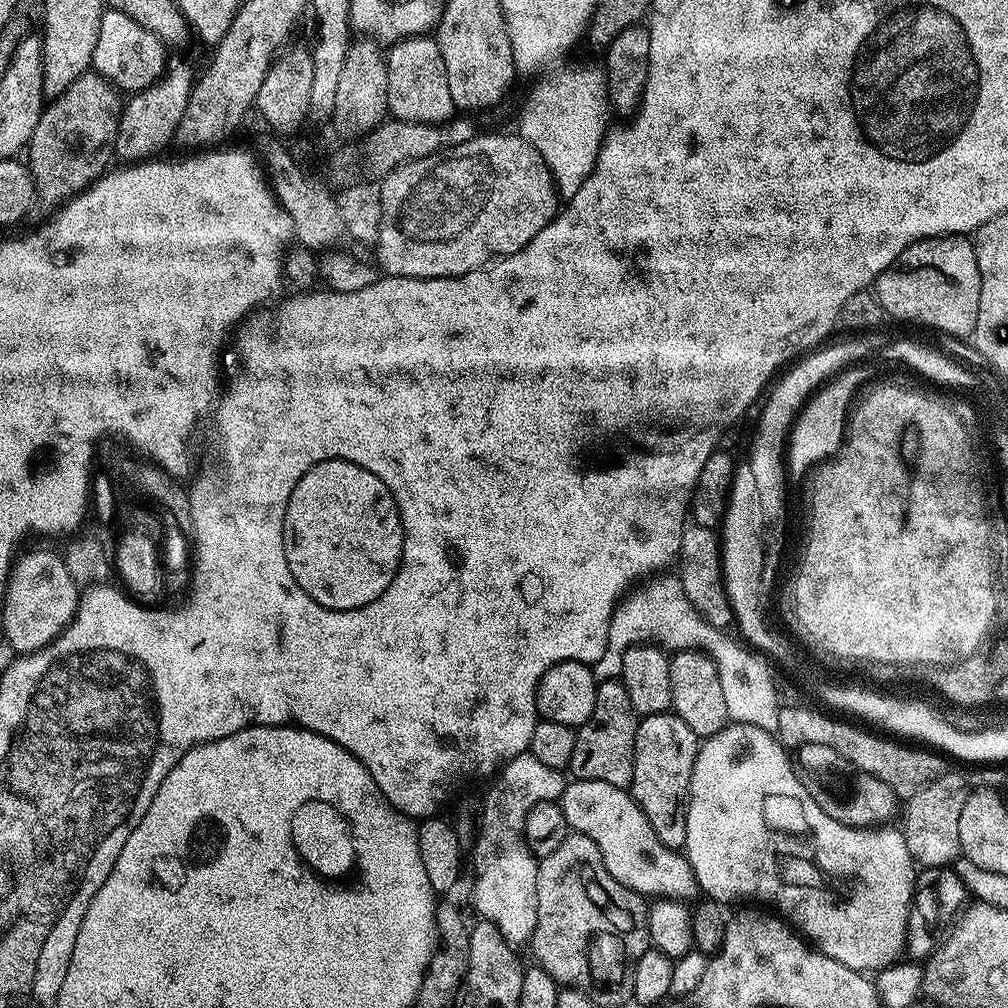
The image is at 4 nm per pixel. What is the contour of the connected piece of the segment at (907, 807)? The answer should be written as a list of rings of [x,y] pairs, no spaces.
[[[952,770],[945,771],[934,782],[917,790],[903,805],[904,832],[902,828],[902,844],[920,863],[920,866],[943,869],[951,865],[961,855],[960,823],[962,822],[962,806],[966,806],[966,798],[970,791],[968,780]]]

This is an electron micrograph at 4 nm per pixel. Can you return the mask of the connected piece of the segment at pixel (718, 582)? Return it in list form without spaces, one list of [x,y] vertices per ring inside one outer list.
[[[691,522],[685,523],[682,530],[682,546],[678,557],[680,588],[693,610],[711,628],[728,630],[733,627],[734,617],[731,600],[724,583],[723,558],[721,556],[721,537],[706,526],[698,526]]]

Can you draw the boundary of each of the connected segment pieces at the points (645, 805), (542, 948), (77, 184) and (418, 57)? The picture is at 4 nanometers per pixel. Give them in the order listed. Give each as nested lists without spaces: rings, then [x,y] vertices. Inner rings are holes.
[[[671,711],[643,717],[636,725],[634,778],[630,791],[642,814],[646,814],[654,834],[667,848],[680,850],[686,842],[688,787],[700,745],[694,730],[690,730],[690,726],[686,726],[686,722]]]
[[[572,832],[564,839],[562,846],[554,850],[554,854],[546,854],[539,861],[538,918],[530,941],[530,949],[532,948],[533,954],[536,955],[535,963],[546,969],[557,982],[581,988],[587,975],[584,944],[587,944],[588,936],[592,936],[592,932],[620,932],[620,936],[628,932],[628,936],[632,936],[632,924],[636,924],[636,928],[648,928],[648,904],[645,897],[622,886],[622,882],[610,878],[610,870],[606,870],[598,854],[598,846],[594,846],[590,838]],[[625,910],[634,913],[636,920],[628,920],[628,924],[624,924]]]
[[[94,70],[83,72],[60,96],[45,103],[44,113],[26,145],[26,167],[32,173],[39,203],[44,203],[48,210],[55,209],[109,171],[116,156],[118,122],[124,106],[116,85]]]
[[[431,35],[407,36],[404,40],[395,41],[387,49],[386,59],[388,112],[395,119],[441,124],[453,118],[457,106],[450,98],[450,78],[446,78],[446,62],[442,62],[442,50]]]

